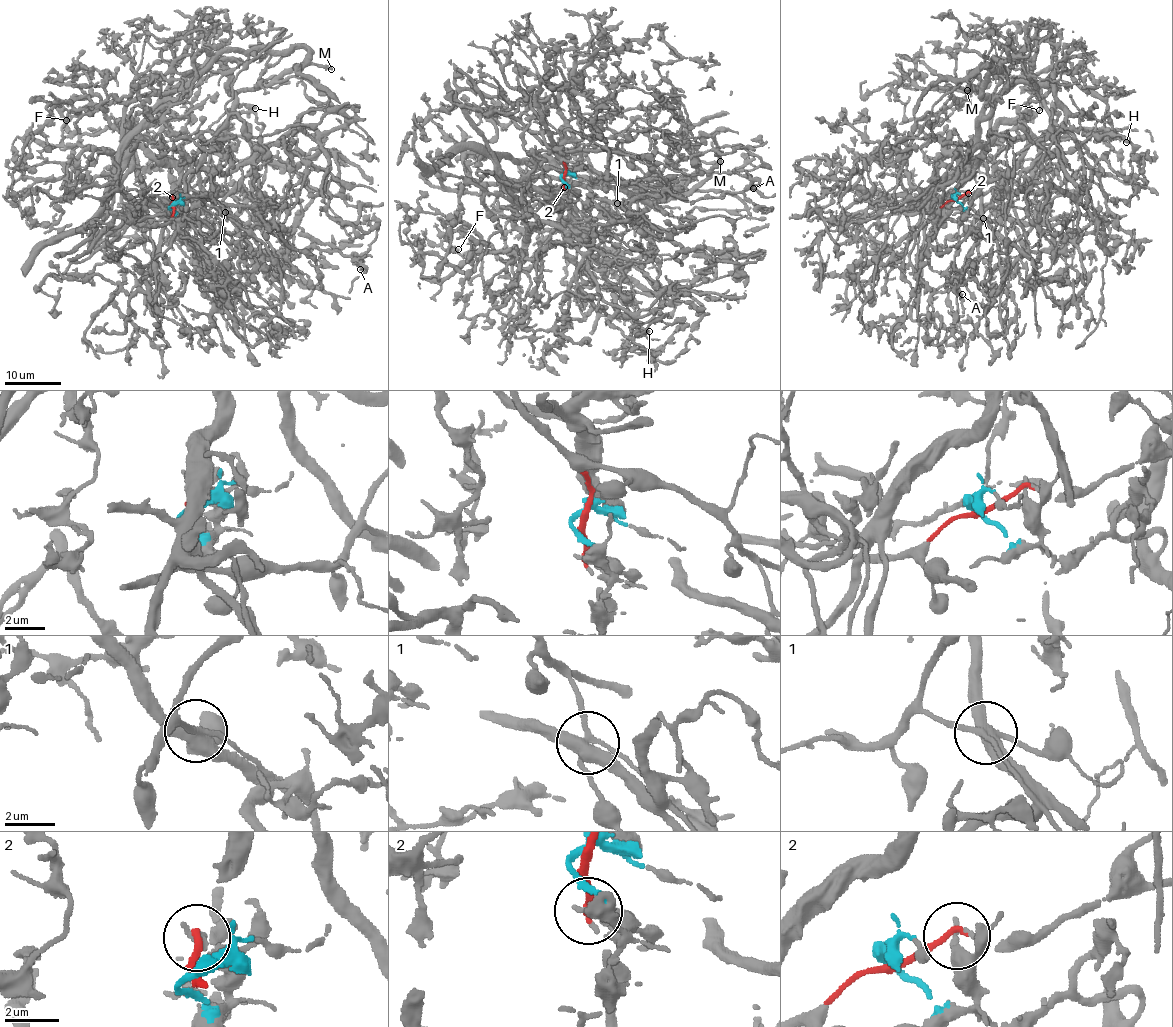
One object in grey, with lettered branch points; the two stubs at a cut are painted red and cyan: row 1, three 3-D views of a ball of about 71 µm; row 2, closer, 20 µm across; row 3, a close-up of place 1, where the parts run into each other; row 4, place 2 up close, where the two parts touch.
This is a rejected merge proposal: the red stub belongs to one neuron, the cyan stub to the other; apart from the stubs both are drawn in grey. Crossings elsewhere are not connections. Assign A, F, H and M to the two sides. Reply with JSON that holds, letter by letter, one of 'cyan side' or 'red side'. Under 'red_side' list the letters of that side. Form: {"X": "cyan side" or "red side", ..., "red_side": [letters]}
{"A": "cyan side", "F": "cyan side", "H": "red side", "M": "cyan side", "red_side": ["H"]}

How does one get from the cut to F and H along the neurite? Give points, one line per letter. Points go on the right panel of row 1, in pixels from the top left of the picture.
F: (955, 200), (1007, 209), (1014, 163), (1050, 128), (1043, 95), (1025, 87), (1042, 96), (1039, 110)
H: (955, 200), (1016, 181), (1044, 157), (1072, 154), (1092, 135), (1121, 136), (1127, 142)

